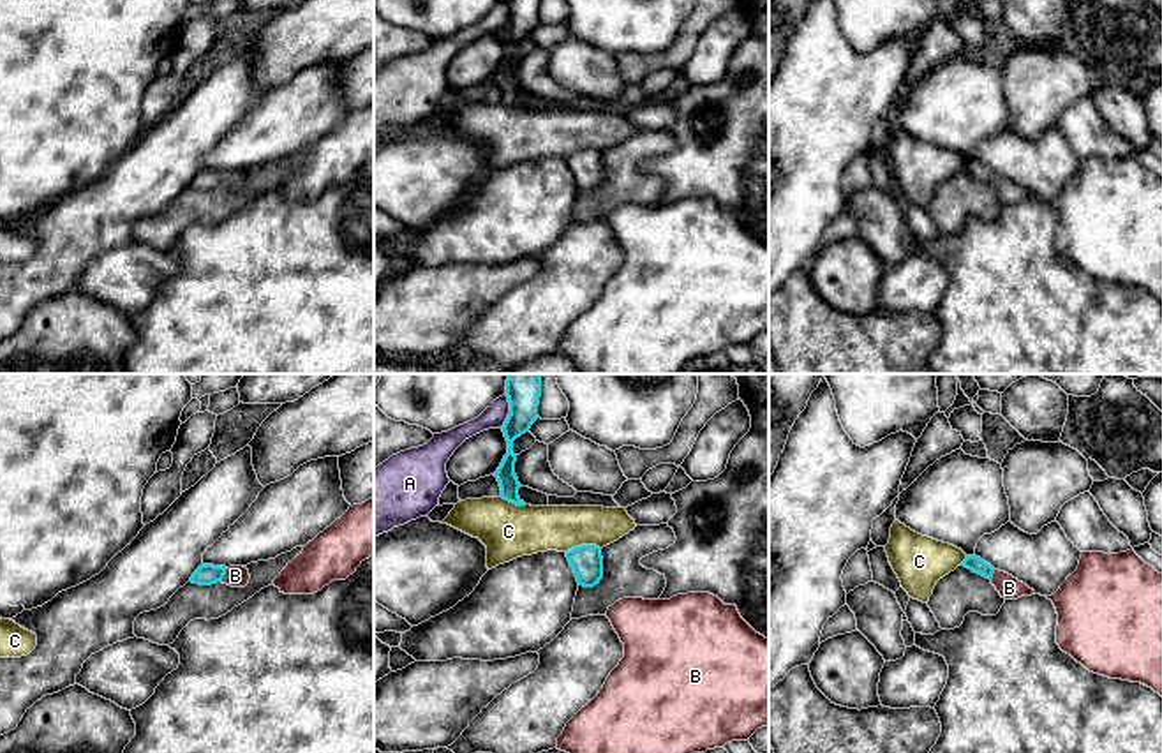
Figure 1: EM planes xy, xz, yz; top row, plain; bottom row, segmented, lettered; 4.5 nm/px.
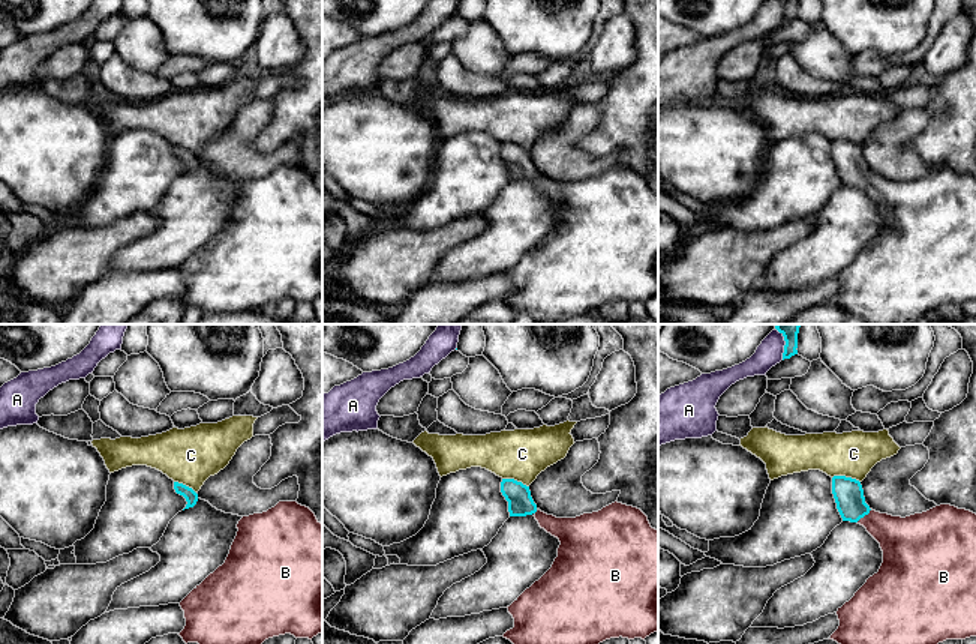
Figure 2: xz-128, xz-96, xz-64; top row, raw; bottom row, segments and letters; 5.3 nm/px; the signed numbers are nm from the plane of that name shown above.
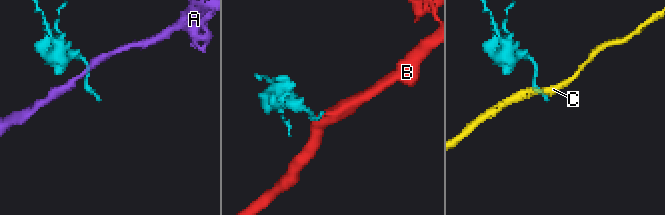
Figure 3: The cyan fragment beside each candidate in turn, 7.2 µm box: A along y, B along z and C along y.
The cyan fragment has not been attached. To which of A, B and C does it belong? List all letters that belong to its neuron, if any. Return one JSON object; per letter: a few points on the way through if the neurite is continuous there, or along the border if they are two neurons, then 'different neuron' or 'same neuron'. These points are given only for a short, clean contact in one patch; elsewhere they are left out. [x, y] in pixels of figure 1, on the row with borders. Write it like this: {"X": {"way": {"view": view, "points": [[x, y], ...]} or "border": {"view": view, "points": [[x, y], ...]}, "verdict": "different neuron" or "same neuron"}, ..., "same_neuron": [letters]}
{"A": {"border": {"view": "xz", "points": [[506, 394], [508, 417], [501, 427]]}, "verdict": "different neuron"}, "B": {"way": {"view": "xy", "points": [[207, 574], [224, 574], [235, 575]]}, "verdict": "same neuron"}, "C": {"verdict": "different neuron"}, "same_neuron": ["B"]}

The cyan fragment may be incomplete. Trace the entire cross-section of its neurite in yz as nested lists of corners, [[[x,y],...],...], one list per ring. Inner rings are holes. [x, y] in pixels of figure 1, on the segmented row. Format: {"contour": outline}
{"contour": [[[966,555],[966,559],[963,561],[961,566],[989,578],[991,584],[1000,593],[1000,596],[1005,600],[1017,600],[1021,596],[1035,594],[1035,591],[1030,589],[1026,584],[1019,582],[1017,578],[1014,578],[1012,575],[1009,575],[1005,571],[994,570],[991,564],[987,564],[986,561],[982,561],[977,555]]]}

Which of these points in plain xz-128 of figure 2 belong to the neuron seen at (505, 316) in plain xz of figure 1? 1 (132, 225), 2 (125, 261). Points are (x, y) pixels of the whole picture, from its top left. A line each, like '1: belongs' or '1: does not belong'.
1: does not belong
2: belongs

